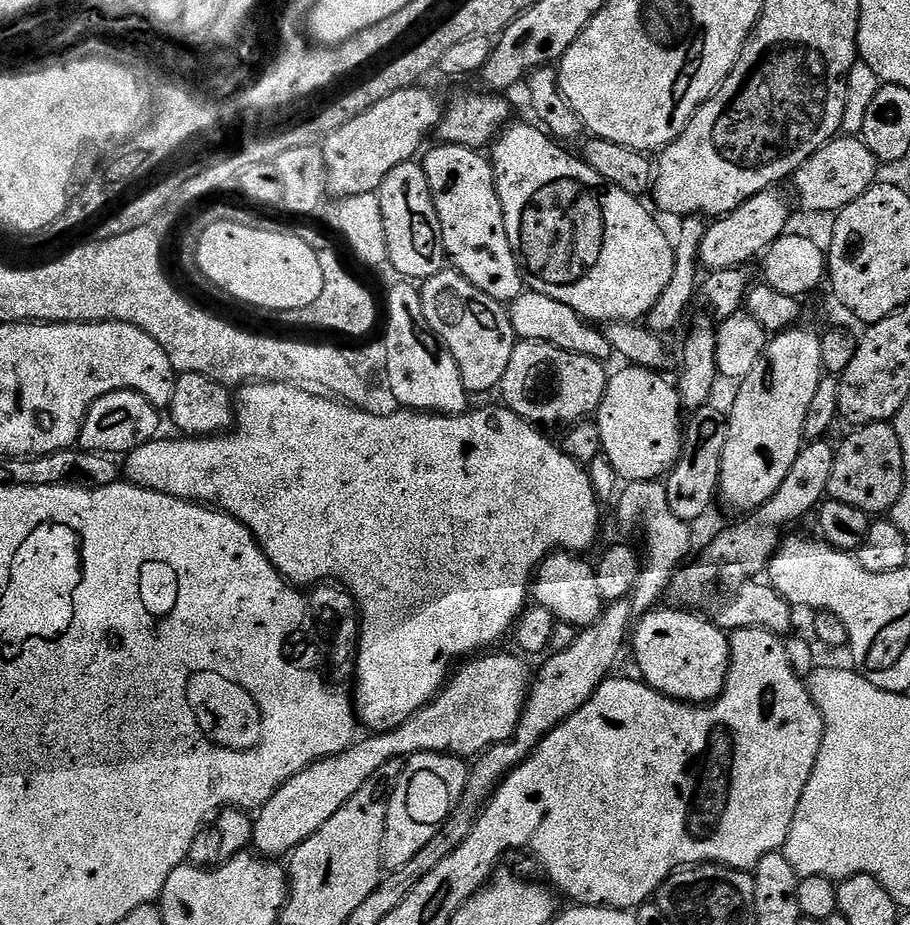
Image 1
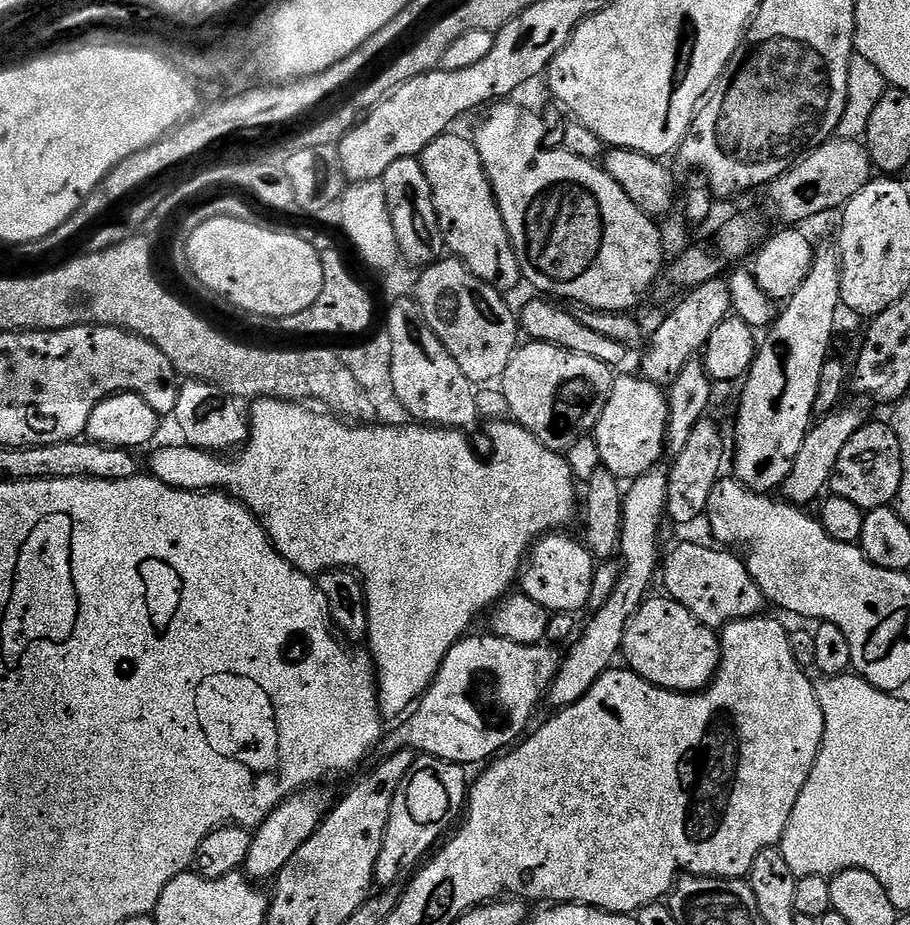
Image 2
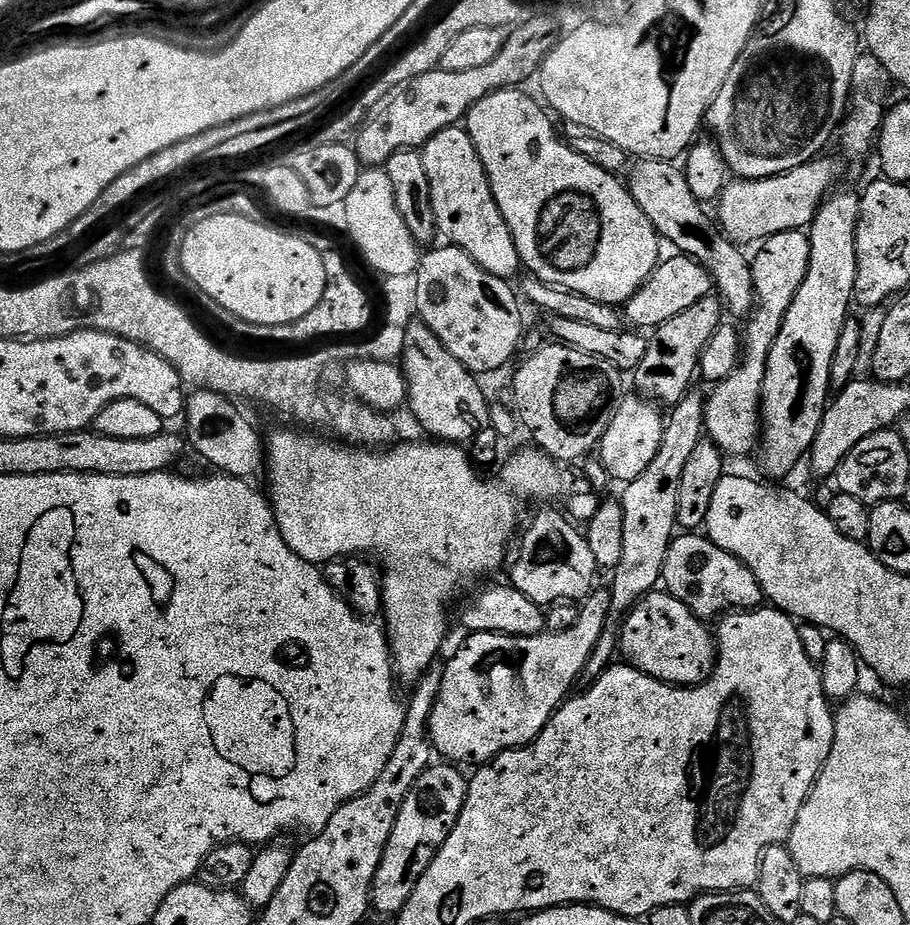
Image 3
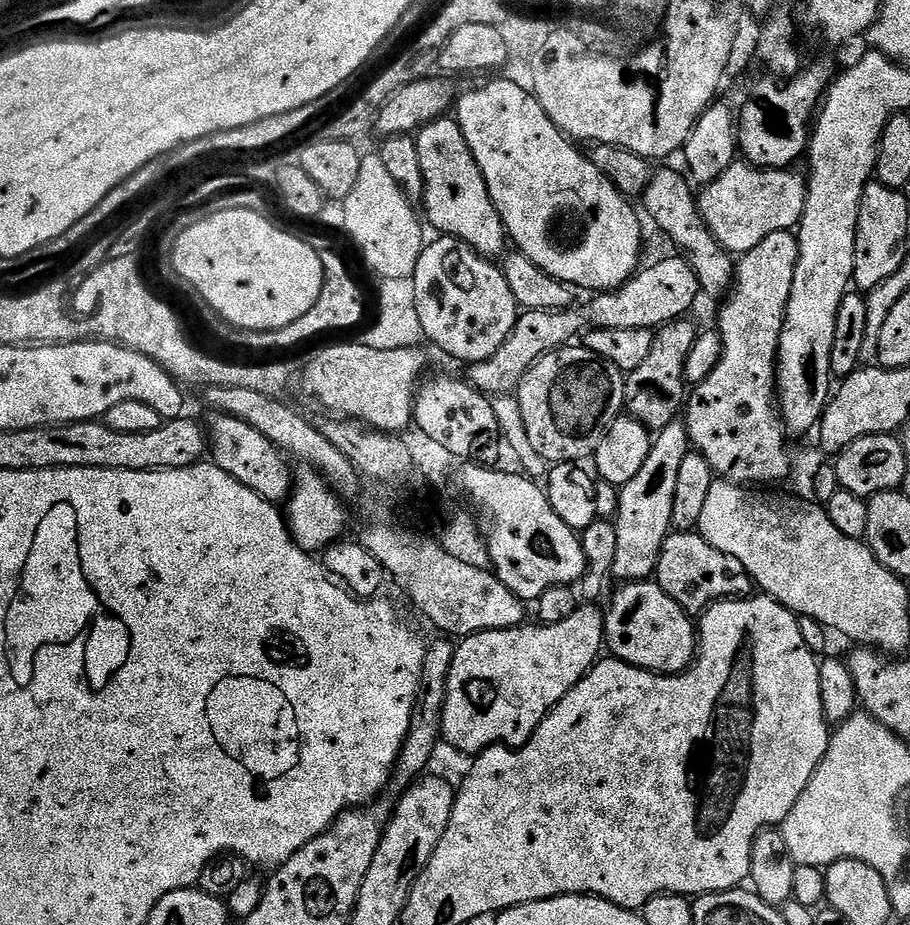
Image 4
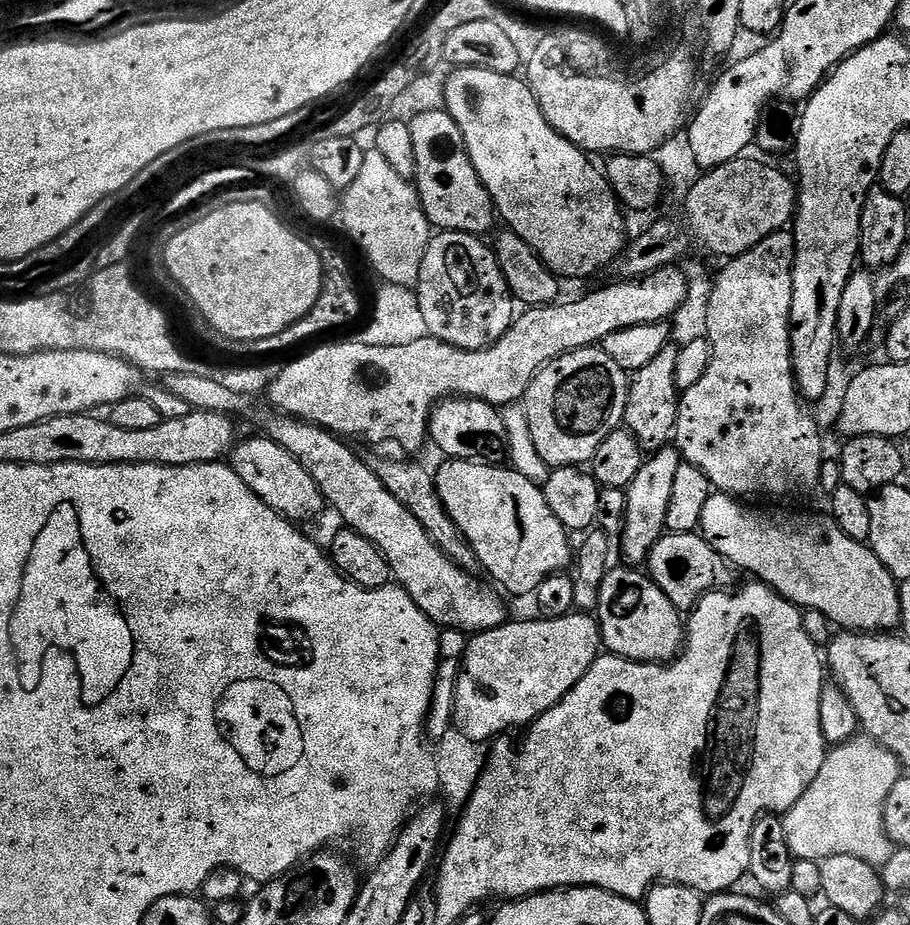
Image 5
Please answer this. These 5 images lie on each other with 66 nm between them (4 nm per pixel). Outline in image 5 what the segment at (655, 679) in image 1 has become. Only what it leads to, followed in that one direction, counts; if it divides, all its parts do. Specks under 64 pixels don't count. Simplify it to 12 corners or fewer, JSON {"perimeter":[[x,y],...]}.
{"perimeter":[[606,572],[603,647],[639,664],[683,649],[682,613],[651,576]]}

